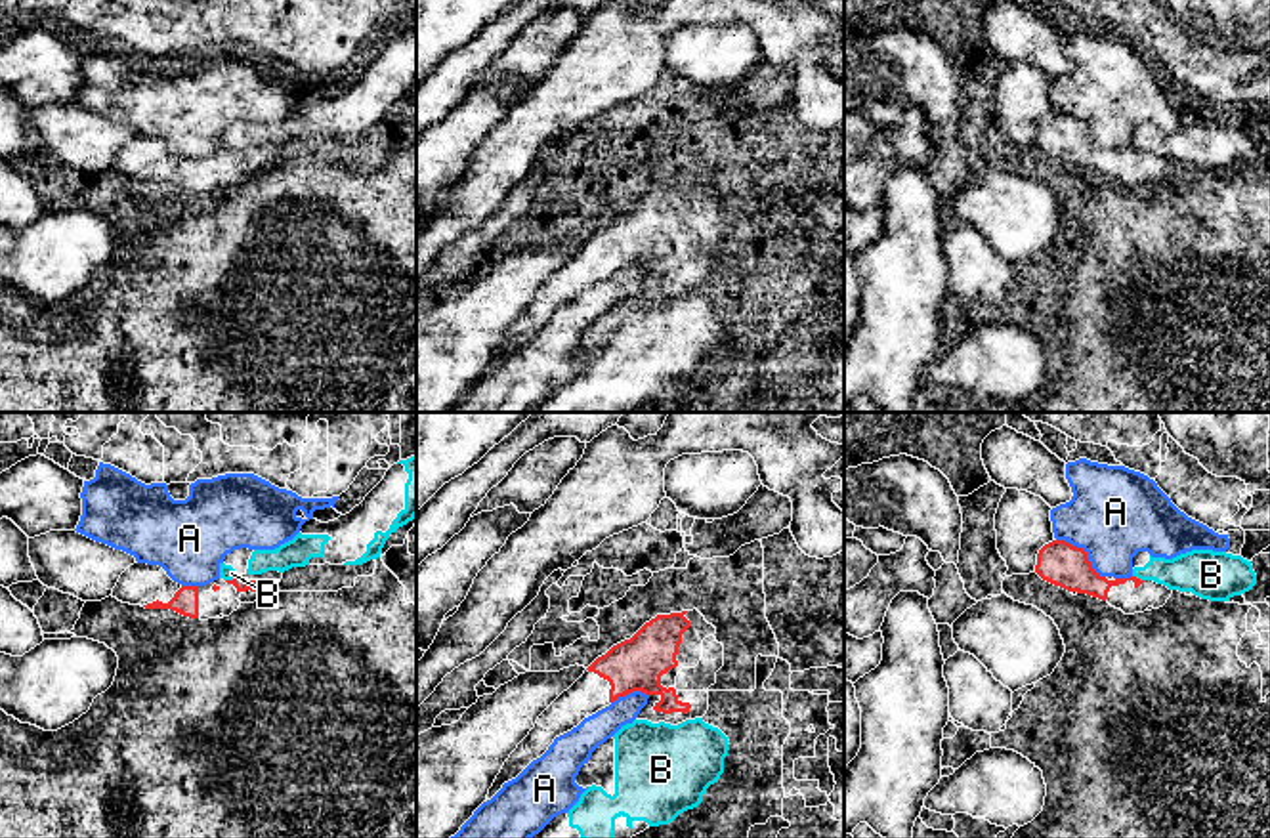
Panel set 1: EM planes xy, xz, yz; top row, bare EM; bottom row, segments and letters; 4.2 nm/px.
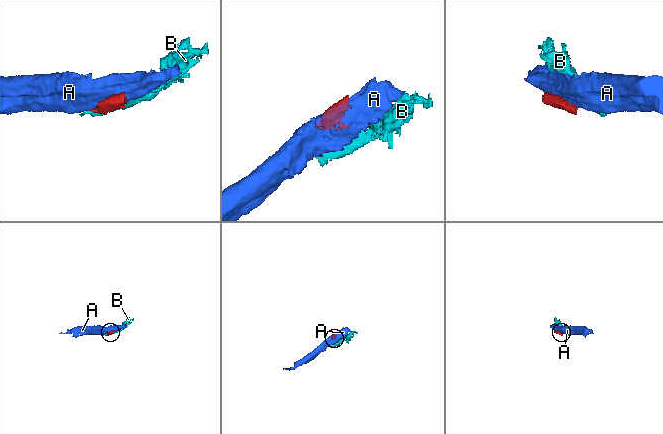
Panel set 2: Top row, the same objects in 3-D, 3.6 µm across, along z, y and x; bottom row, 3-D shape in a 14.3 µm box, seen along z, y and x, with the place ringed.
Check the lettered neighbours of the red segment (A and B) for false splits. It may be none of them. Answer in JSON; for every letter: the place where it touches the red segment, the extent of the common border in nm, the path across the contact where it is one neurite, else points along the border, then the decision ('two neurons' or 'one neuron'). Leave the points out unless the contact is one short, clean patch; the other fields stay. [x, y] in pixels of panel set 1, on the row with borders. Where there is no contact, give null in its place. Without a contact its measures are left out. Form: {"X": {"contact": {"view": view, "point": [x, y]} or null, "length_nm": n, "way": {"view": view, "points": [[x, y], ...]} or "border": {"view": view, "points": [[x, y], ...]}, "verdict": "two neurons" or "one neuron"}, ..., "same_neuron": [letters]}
{"A": {"contact": {"view": "yz", "point": [1085, 552]}, "length_nm": 260, "verdict": "two neurons"}, "B": {"contact": {"view": "xy", "point": [233, 579]}, "length_nm": 60, "border": {"view": "xy", "points": [[237, 575], [226, 581]]}, "verdict": "two neurons"}, "same_neuron": []}

